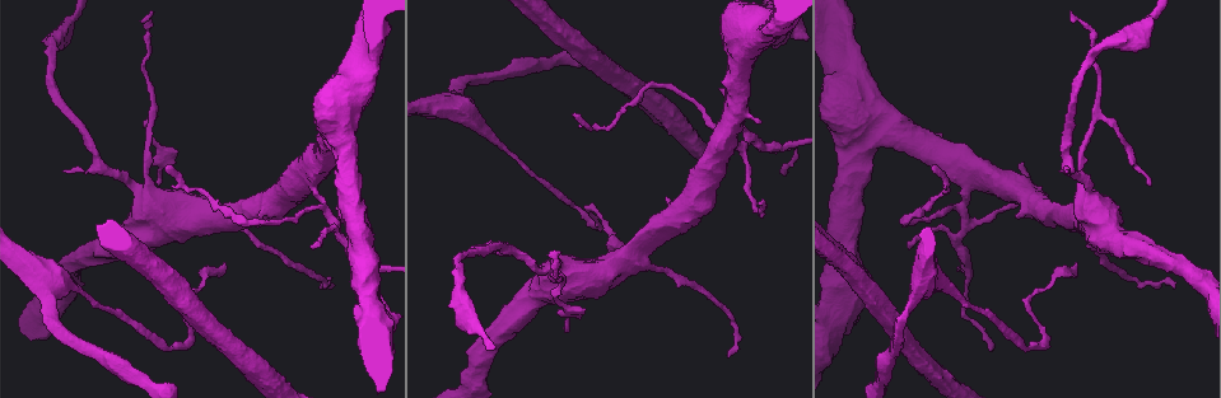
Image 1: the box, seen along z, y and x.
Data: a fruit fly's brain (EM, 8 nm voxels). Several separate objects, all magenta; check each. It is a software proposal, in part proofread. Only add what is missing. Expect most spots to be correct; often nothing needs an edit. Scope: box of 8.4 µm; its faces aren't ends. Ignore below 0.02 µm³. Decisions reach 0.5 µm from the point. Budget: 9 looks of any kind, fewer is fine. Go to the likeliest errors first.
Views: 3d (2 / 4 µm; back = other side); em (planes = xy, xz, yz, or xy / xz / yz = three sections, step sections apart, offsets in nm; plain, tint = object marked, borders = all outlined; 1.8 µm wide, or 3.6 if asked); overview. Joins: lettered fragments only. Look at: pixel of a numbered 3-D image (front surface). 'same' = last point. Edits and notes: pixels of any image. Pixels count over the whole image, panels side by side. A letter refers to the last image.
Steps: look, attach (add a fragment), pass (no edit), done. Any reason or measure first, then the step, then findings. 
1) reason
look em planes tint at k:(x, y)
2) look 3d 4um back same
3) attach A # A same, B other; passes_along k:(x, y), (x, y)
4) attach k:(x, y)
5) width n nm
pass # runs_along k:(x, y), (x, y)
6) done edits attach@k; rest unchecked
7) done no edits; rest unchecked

an open end
look 3d 2um at 1:(566, 332)

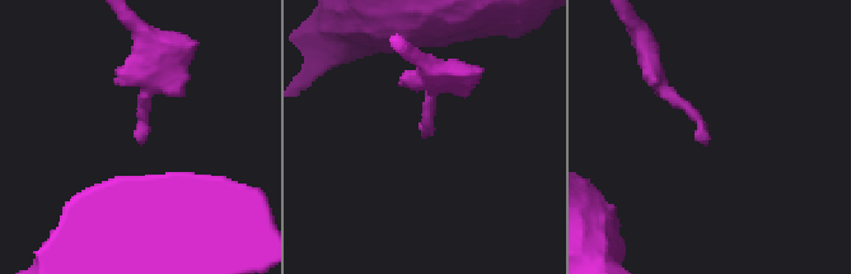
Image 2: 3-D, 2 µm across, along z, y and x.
now the EM
look em planes borders at 2:(139, 141)

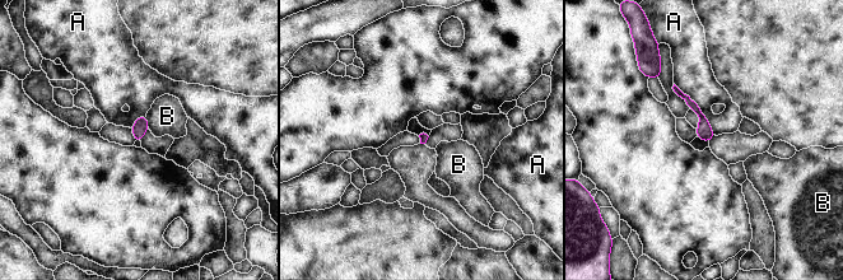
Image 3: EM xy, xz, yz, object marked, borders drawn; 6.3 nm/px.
longest_contact A 420 nm
pass # A other, B other; none of them fits

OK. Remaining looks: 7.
an open end
look em xy step 4 borders at 1:(731, 353)

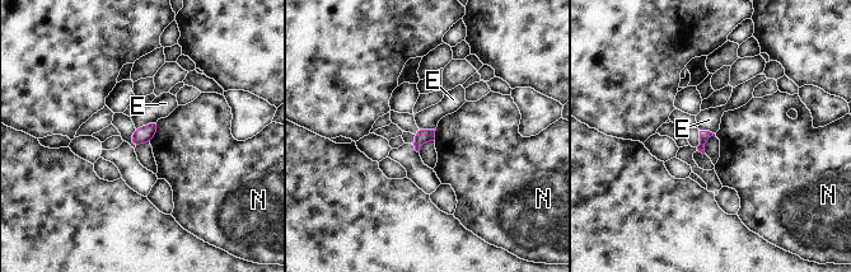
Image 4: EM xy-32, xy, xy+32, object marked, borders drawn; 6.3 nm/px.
cut it another way
look em planes borders same

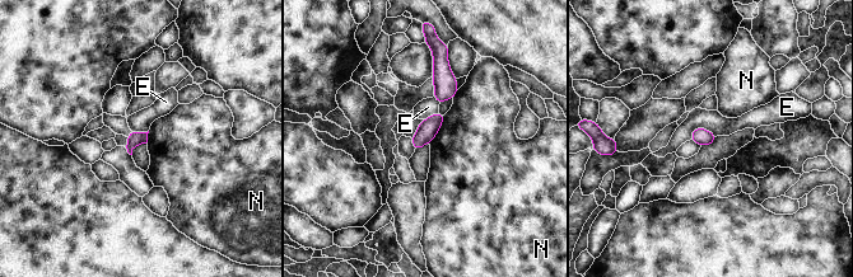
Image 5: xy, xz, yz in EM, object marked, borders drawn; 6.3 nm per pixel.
pass # E other, N other; border 5:(716, 136), (697, 127), (689, 139); none of them fits

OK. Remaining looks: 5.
an open end
look 3d 4um at 1:(471, 245)

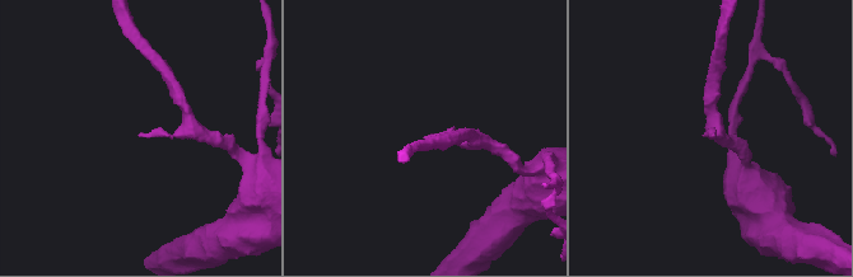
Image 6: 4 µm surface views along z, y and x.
look em xz step 4 borders at 6:(142, 135)

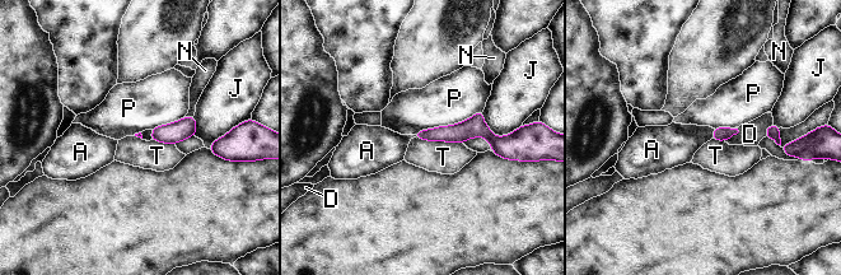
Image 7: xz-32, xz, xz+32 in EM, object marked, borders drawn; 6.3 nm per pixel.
pass # A other, D other, J other, N other, P other, T other; no lettered fragment goes on from it

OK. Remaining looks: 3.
tapers out
look 3d 2um at 1:(310, 247)

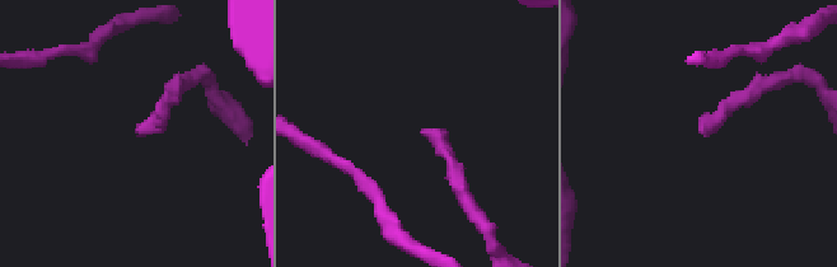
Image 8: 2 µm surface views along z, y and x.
shape alone is not enough
look em planes borders at 8:(138, 129)

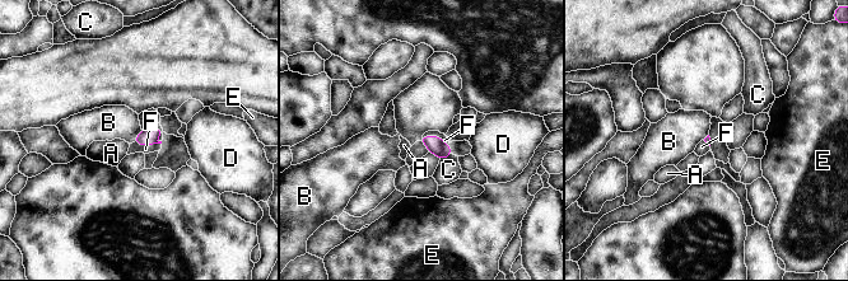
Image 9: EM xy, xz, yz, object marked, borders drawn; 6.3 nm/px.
attach F # A other, B other, C other, D other, E other, F same; it goes on there

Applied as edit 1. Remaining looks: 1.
done edits attach@9; rest unchecked

